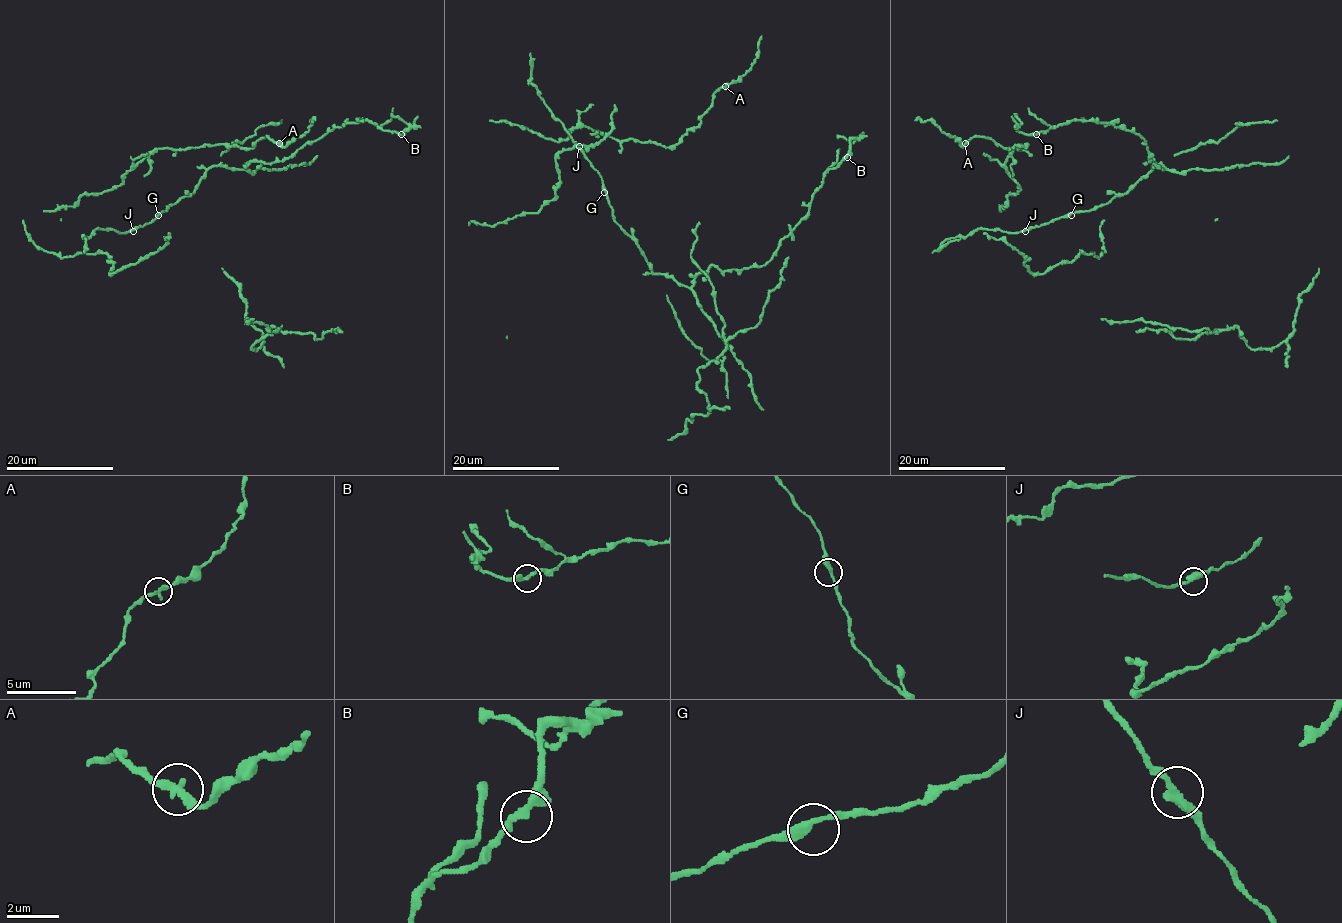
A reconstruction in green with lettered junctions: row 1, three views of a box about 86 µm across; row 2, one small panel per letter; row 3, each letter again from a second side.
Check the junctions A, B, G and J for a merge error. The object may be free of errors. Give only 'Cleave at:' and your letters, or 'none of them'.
Cleave at: A

